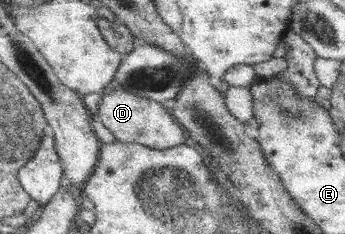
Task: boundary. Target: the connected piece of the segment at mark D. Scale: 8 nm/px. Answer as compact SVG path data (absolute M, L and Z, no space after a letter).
M123 86L104 95L99 103L97 118L116 137L116 141L135 143L164 151L185 145L185 130L166 106L128 92Z

